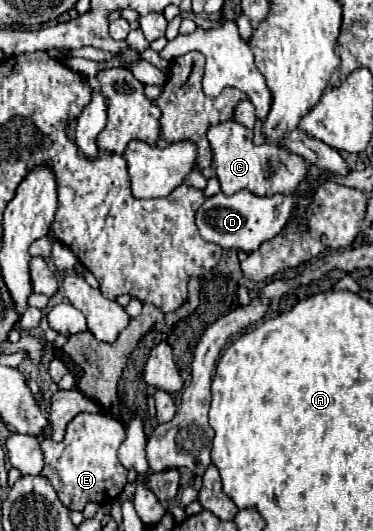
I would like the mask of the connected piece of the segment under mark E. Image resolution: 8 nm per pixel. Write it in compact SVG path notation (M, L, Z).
M78 414L66 430L62 442L54 442L52 438L44 438L40 448L44 452L44 470L42 476L50 480L58 498L68 510L84 510L86 502L108 504L120 496L126 486L126 468L118 462L116 450L126 438L126 430L122 422L108 414Z

